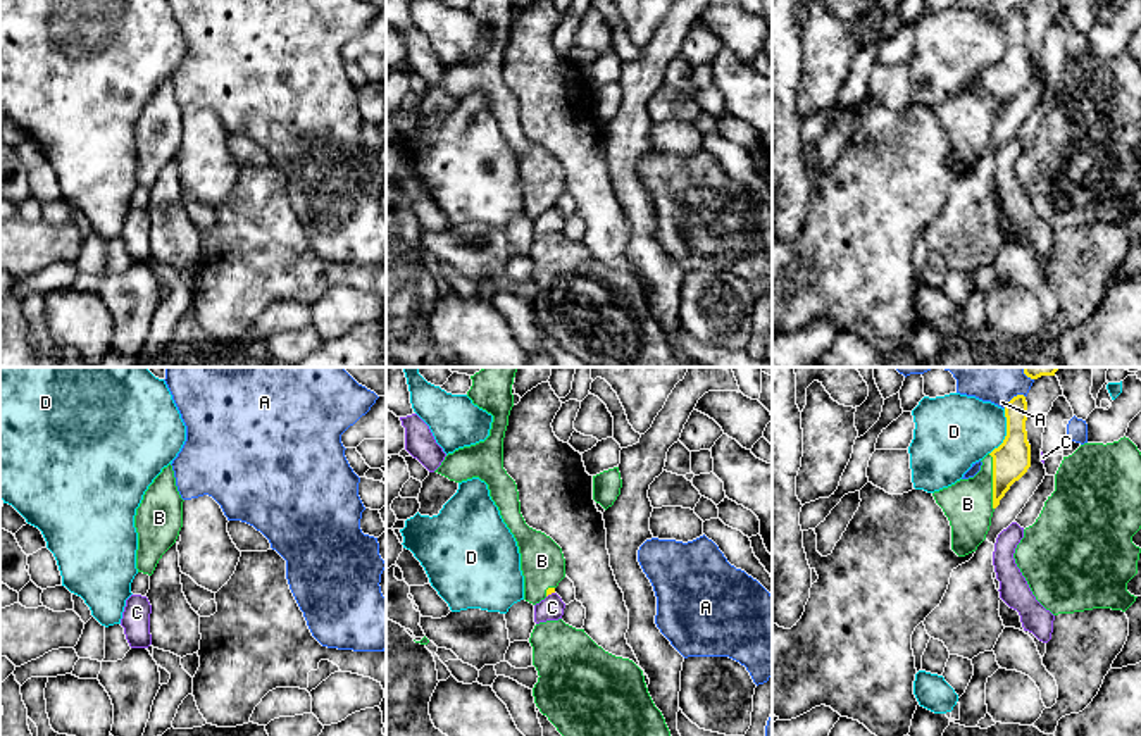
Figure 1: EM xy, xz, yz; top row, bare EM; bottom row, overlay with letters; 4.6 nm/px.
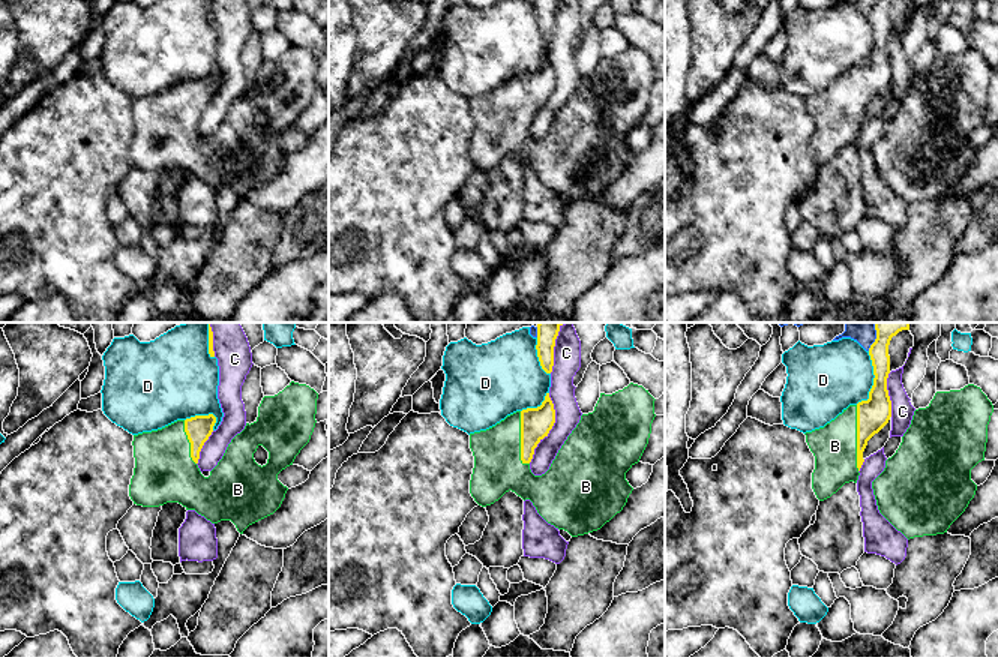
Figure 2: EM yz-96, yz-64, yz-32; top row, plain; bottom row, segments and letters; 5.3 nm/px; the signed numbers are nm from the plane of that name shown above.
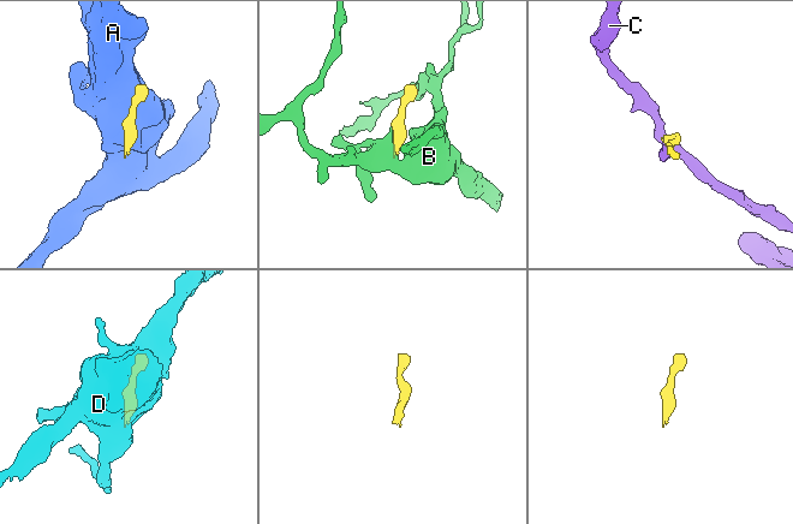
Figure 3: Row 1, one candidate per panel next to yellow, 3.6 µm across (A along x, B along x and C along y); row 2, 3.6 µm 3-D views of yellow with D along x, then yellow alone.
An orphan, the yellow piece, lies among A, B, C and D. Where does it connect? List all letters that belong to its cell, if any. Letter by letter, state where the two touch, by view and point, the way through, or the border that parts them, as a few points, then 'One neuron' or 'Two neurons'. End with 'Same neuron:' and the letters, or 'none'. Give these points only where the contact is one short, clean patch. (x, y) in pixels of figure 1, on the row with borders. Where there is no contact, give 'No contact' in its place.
A: Touches yellow at yz (1014, 397). Two neurons
B: Touches yellow at yz (993, 481). Path across: yz (1010, 461), (993, 481), (967, 504). One neuron
C: Touches yellow at xz (550, 593). Two neurons
D: Touches yellow at yz (1007, 431). Two neurons
Same neuron: B

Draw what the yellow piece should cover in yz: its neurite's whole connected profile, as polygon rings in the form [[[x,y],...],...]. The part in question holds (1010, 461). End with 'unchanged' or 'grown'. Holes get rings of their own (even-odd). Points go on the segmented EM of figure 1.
[[[1024,395],[1013,396],[1005,407],[1007,436],[988,453],[981,471],[969,479],[934,491],[936,503],[943,508],[951,526],[951,550],[965,557],[986,540],[991,517],[1000,500],[1031,467],[1031,445],[1026,421],[1027,402]]]; grown

